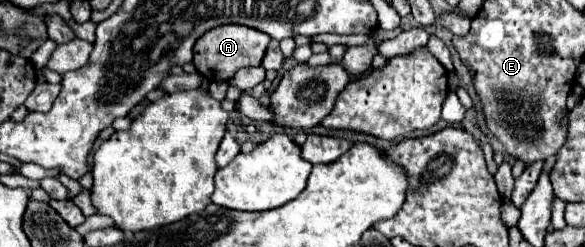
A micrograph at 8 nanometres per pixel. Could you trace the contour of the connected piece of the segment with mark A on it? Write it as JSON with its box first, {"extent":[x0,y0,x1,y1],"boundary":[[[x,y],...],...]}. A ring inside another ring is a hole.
{"extent":[192,24,270,82],"boundary":[[[238,24],[218,26],[218,28],[208,30],[204,36],[200,36],[200,40],[196,40],[192,64],[196,66],[198,74],[204,76],[208,82],[230,80],[240,68],[260,66],[264,52],[268,48],[268,42],[270,42],[268,34],[248,28],[248,26],[238,26]]]}

